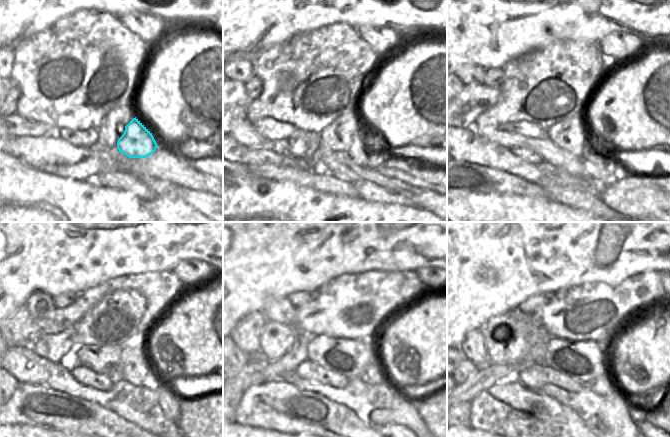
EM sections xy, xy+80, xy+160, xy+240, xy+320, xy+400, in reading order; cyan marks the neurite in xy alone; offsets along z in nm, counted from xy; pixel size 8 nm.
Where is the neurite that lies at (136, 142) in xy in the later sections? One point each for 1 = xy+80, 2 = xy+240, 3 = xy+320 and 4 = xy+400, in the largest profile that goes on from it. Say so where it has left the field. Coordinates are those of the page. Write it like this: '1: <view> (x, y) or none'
1: xy+80 (358, 151)
2: xy+240 (168, 400)
3: xy+320 (404, 411)
4: xy+400 (645, 425)

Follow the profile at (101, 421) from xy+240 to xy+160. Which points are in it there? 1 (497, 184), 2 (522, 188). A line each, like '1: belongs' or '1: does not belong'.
1: belongs
2: belongs

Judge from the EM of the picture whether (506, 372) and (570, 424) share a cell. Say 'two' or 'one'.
two

